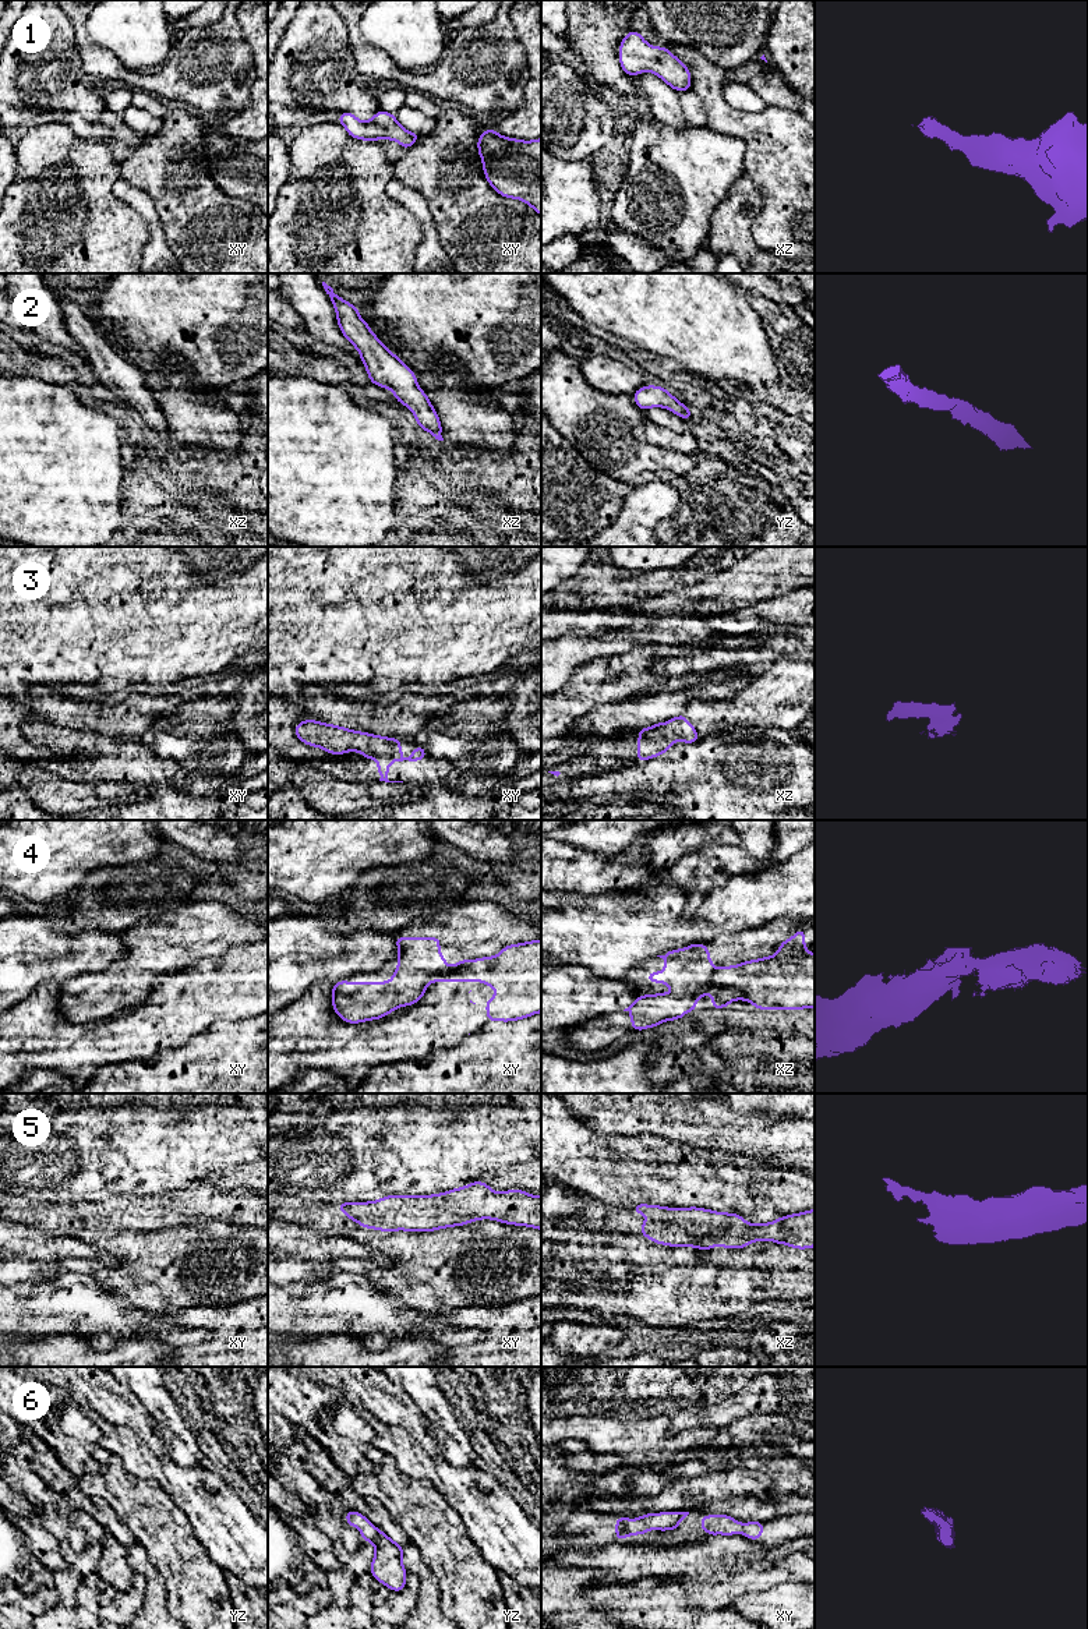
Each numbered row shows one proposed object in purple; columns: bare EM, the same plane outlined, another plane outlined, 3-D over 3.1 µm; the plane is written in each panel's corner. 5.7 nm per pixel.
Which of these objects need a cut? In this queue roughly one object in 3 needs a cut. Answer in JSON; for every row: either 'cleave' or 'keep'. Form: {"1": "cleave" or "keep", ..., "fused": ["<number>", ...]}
{"1": "keep", "2": "keep", "3": "keep", "4": "cleave", "5": "keep", "6": "keep", "fused": ["4"]}

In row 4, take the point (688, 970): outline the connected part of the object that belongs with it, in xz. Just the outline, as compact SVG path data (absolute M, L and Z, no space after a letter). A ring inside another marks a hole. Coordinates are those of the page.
M696 943L657 957L665 961L663 967L667 969L647 972L647 980L650 983L664 982L667 986L675 987L679 992L637 997L624 1010L630 1013L633 1031L654 1028L665 1021L683 1018L686 1010L695 1014L697 999L707 993L713 994L710 1008L727 1008L728 1003L741 999L741 993L735 989L709 985L714 967L707 946Z

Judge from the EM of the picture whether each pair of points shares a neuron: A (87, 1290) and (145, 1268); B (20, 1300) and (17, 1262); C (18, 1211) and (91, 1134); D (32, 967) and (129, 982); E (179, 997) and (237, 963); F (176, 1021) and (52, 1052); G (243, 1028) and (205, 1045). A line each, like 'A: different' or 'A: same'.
A: different
B: different
C: different
D: different
E: same
F: same
G: same

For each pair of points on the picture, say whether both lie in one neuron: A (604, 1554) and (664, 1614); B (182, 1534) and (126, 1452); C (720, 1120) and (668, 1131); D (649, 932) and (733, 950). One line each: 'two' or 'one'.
A: two
B: two
C: one
D: two

